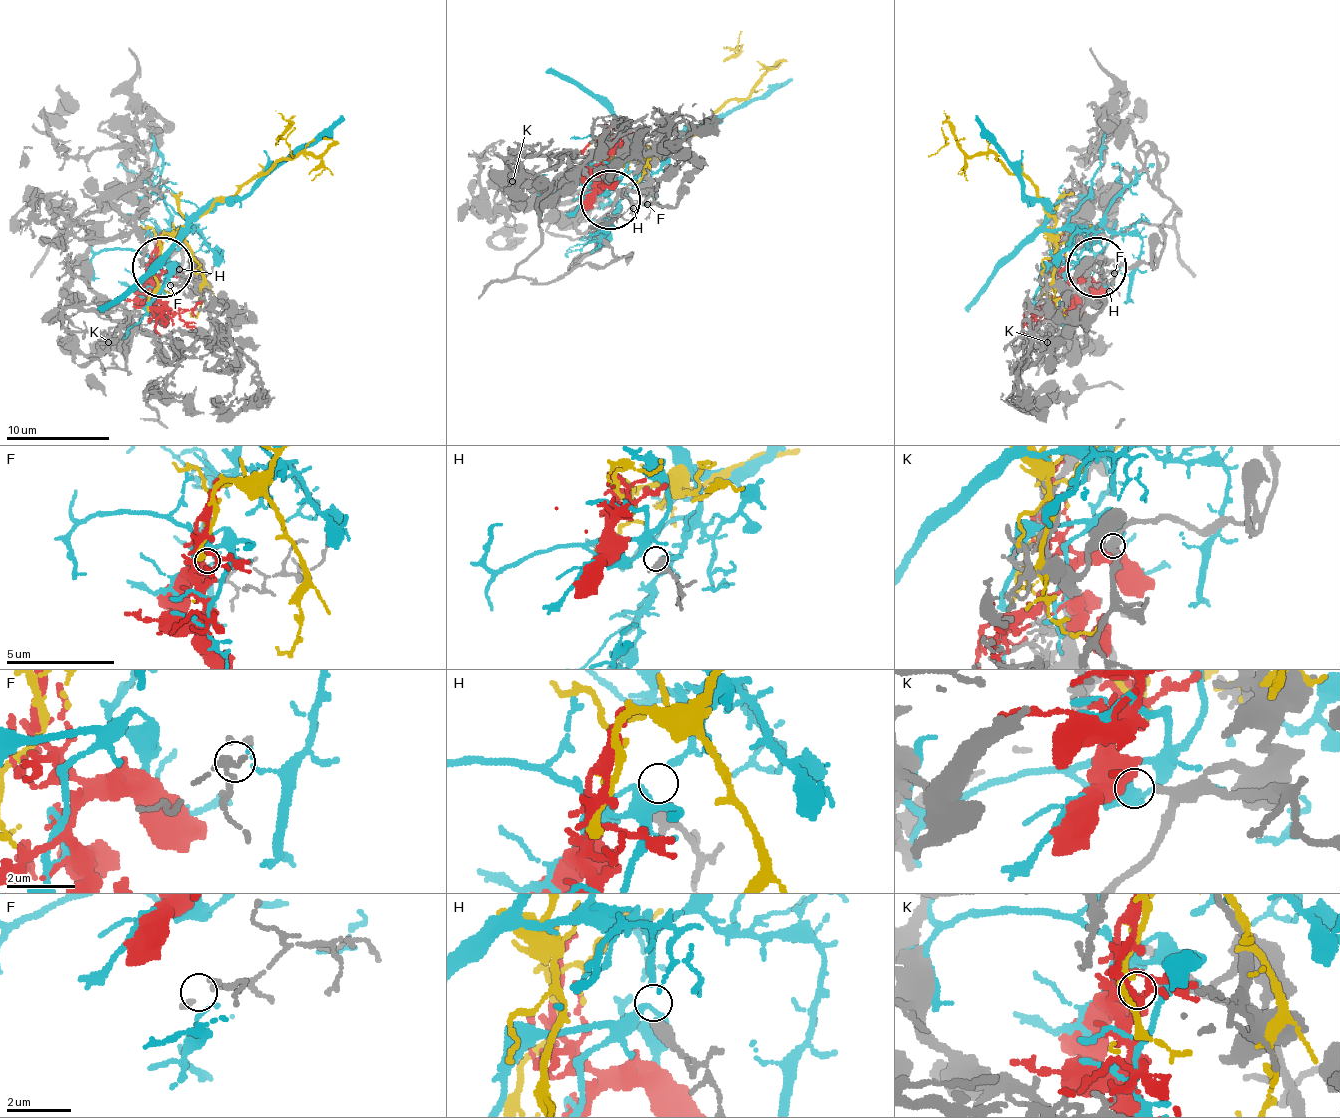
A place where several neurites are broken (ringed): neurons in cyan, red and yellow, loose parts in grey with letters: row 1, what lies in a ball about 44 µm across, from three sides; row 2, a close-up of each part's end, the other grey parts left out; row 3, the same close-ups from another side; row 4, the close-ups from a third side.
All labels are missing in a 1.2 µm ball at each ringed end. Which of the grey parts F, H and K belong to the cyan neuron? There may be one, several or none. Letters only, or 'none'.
H

